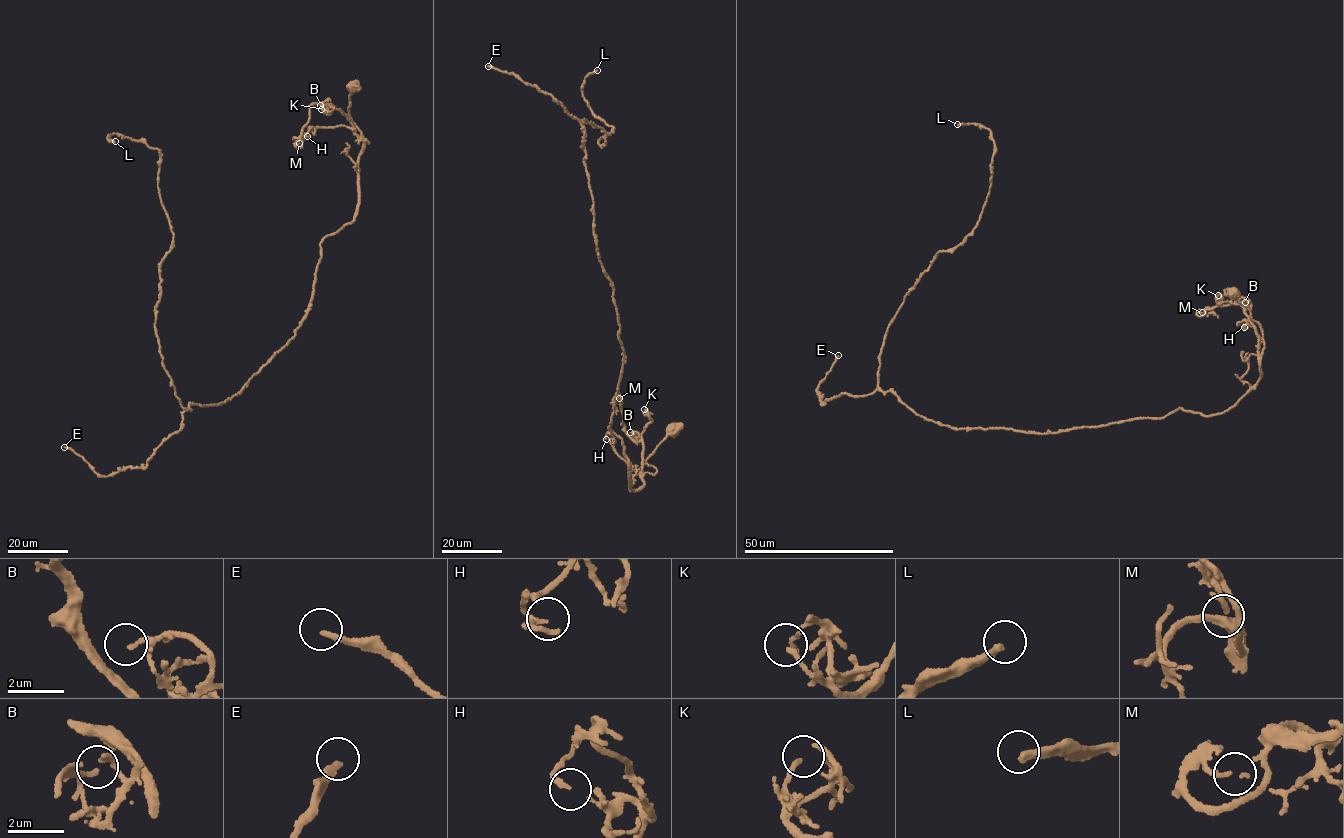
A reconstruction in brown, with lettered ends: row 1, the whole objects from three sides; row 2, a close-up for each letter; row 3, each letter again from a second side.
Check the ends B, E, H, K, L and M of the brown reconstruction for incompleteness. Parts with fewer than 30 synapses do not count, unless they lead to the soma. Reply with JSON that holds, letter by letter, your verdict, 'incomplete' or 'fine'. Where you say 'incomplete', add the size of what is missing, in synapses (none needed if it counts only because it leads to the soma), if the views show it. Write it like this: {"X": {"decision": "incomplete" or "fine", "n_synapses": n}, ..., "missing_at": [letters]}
{"B": {"decision": "fine"}, "E": {"decision": "incomplete", "n_synapses": 100}, "H": {"decision": "fine"}, "K": {"decision": "fine"}, "L": {"decision": "fine"}, "M": {"decision": "fine"}, "missing_at": ["E"]}

